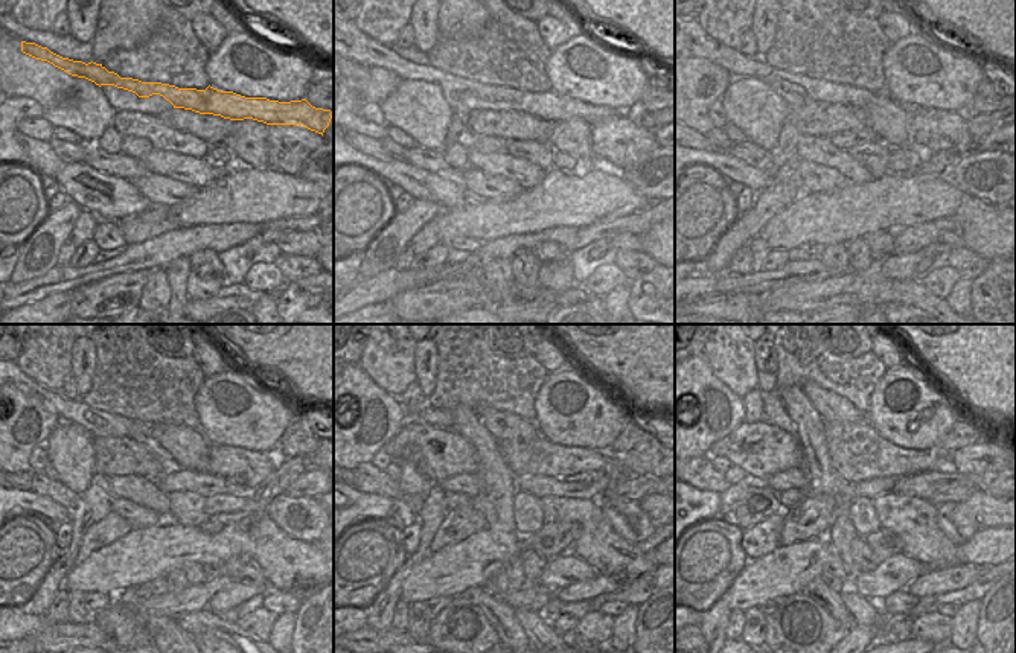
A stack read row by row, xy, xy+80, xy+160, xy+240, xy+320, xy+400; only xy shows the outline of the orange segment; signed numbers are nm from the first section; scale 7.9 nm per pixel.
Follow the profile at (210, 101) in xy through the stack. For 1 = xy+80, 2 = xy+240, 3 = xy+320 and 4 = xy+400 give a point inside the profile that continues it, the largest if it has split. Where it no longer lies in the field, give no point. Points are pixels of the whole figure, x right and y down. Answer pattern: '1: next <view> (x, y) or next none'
1: next xy+80 (463, 95)
2: next xy+240 (98, 423)
3: next xy+320 (433, 416)
4: next none

